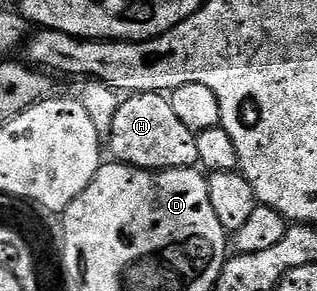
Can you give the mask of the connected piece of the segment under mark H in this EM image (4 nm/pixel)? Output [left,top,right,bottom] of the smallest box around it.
[108,93,198,171]

